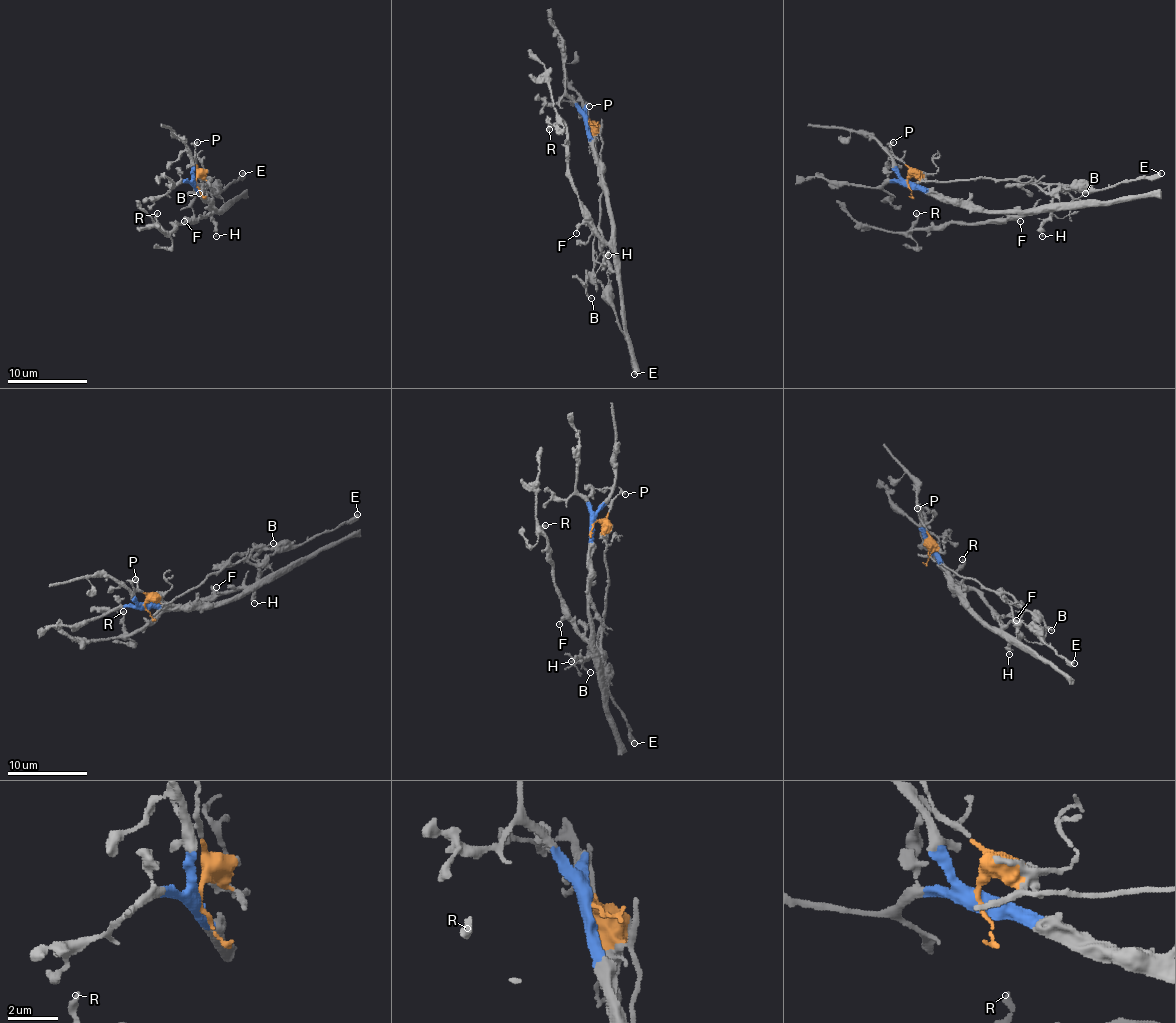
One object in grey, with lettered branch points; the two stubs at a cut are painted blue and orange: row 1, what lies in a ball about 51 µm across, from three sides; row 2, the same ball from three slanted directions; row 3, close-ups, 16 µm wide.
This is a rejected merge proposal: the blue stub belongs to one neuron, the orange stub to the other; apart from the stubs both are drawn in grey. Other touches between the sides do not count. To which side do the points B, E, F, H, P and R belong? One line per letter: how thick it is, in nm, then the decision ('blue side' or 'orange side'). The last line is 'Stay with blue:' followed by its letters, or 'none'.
B: 120 nm thick; orange side
E: 460 nm thick; orange side
F: 150 nm thick; blue side
H: 280 nm thick; orange side
P: 260 nm thick; orange side
R: 280 nm thick; blue side
Stay with blue: F, R

